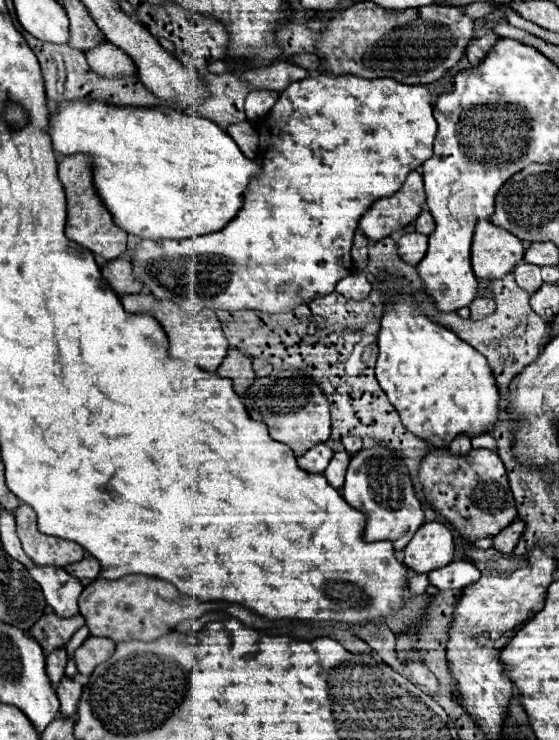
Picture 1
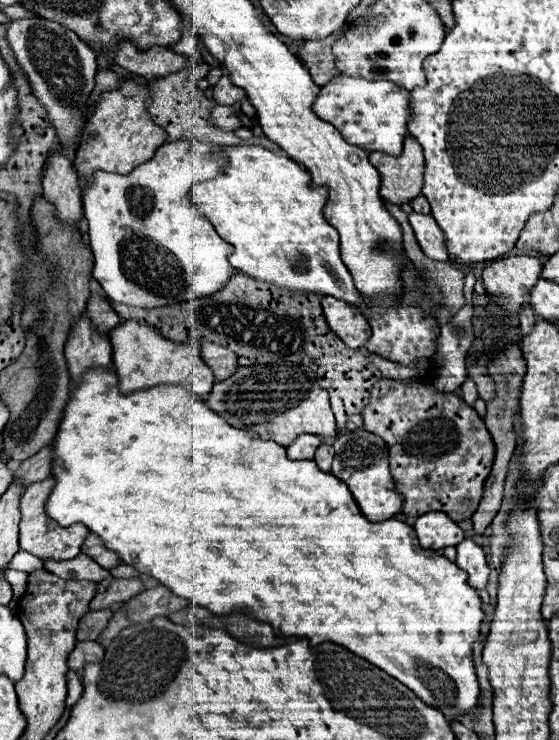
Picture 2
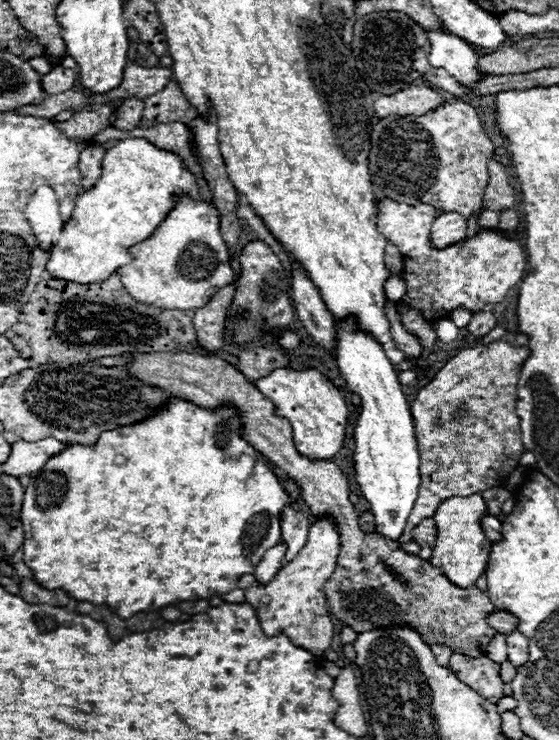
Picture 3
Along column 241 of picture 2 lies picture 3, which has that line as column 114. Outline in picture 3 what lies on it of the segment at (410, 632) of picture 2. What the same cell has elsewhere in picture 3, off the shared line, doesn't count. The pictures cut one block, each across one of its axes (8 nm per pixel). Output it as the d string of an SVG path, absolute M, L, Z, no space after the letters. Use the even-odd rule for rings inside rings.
M170 398L164 408L150 414L146 420L122 426L116 430L102 432L98 442L92 446L70 444L66 450L54 454L42 470L38 470L30 484L24 488L24 504L22 504L22 528L24 528L24 562L34 570L34 580L46 588L50 582L50 590L64 588L74 600L86 600L92 604L108 604L120 618L127 619L148 608L164 608L170 604L194 600L194 598L210 598L214 594L224 594L236 588L236 582L242 574L252 574L260 564L262 554L276 544L282 542L280 530L280 514L290 502L290 494L280 484L280 478L274 474L270 462L264 456L248 446L248 442L240 436L242 420L238 410L232 406L220 406L216 410L208 410L196 406L188 400Z

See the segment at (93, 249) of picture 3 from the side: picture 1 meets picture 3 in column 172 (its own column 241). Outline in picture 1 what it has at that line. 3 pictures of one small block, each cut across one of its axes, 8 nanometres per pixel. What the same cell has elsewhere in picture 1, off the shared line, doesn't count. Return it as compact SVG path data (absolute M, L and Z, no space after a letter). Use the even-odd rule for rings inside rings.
M74 100L74 102L62 102L56 104L50 114L48 114L48 128L46 128L50 140L52 140L52 148L56 154L60 156L74 156L74 154L88 154L90 158L94 158L92 162L92 178L94 178L94 188L98 198L102 200L102 204L108 208L108 212L112 214L114 224L118 224L124 232L134 234L138 238L144 240L184 240L184 238L192 238L198 234L212 234L222 230L222 226L226 226L226 222L230 222L238 210L242 208L242 194L248 186L250 176L254 176L254 172L260 172L258 164L248 160L236 146L236 142L222 130L218 128L214 122L204 120L204 118L196 118L196 116L186 116L180 114L172 108L166 106L152 106L152 108L144 108L144 106L114 106L114 104L106 104L106 102L98 102L98 100Z

